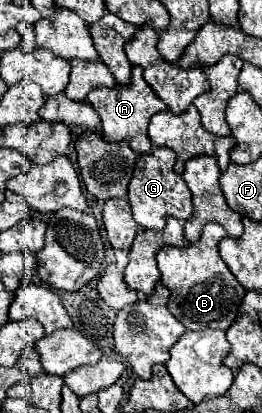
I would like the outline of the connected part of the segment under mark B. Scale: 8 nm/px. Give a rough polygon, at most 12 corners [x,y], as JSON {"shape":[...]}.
{"shape":[[226,230],[156,252],[186,330],[232,326],[246,290],[218,254]]}

